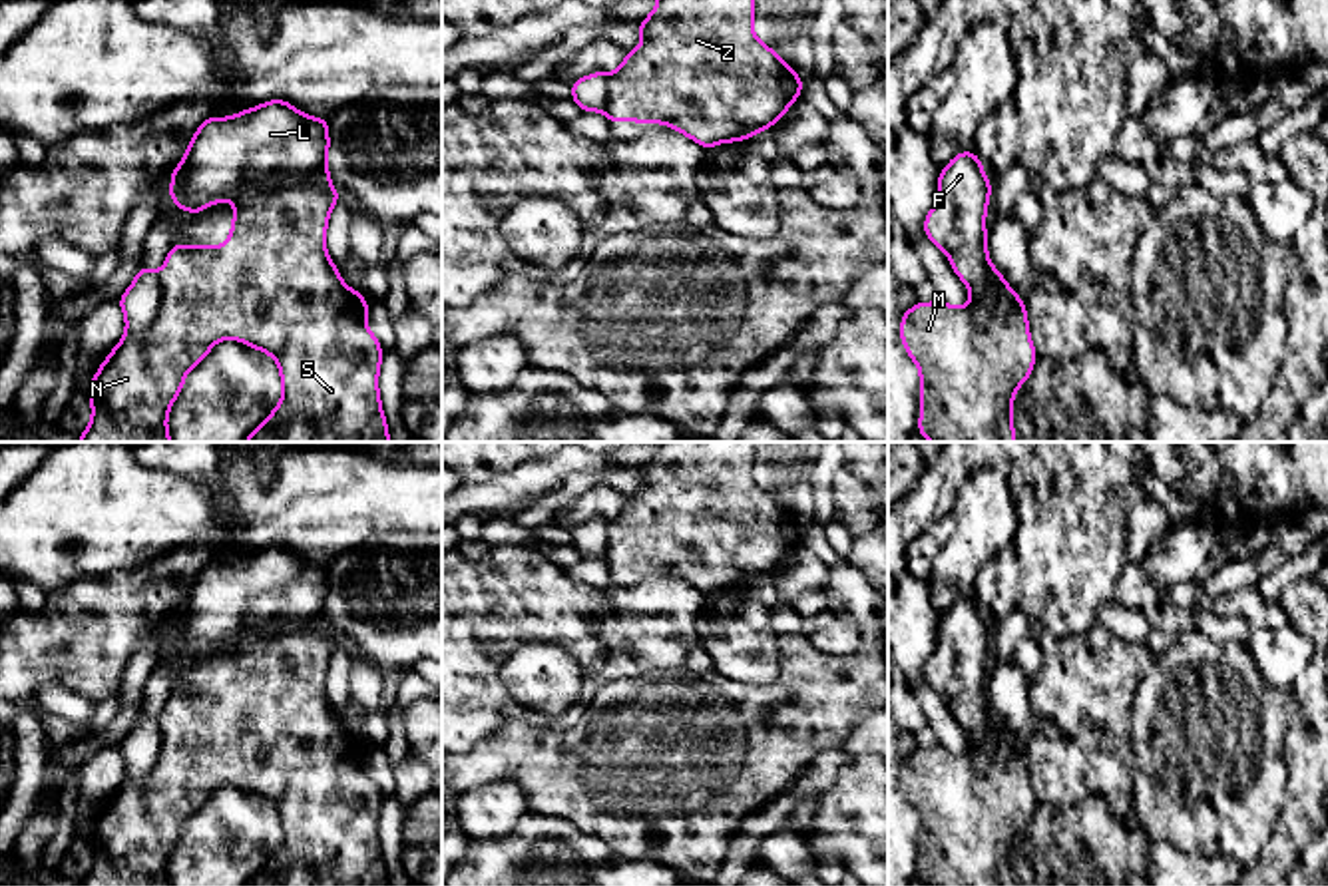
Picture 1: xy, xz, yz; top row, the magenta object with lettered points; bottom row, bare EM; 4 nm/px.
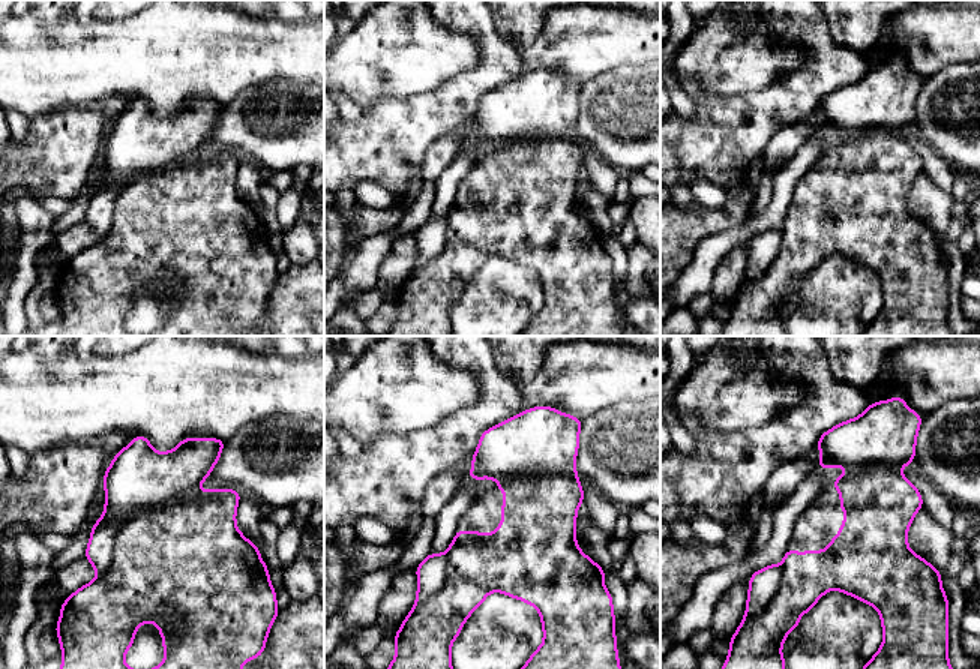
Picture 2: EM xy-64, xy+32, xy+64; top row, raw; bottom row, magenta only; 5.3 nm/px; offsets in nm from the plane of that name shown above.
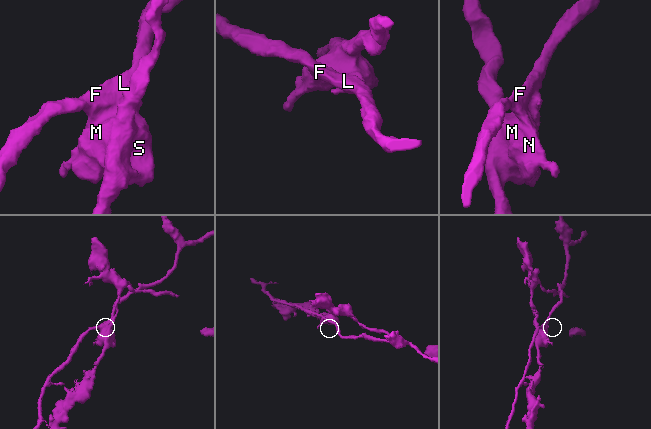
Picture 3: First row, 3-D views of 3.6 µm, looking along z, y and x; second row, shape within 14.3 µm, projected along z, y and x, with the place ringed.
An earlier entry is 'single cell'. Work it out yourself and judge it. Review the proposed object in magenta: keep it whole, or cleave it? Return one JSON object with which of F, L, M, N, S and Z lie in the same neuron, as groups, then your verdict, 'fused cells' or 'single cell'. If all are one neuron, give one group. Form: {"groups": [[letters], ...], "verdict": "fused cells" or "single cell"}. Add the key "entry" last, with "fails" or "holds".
{"groups": [["F", "L"], ["M", "N", "S", "Z"]], "verdict": "fused cells", "entry": "fails"}

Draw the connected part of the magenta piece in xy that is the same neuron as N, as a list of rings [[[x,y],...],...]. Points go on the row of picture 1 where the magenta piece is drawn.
[[[315,183],[273,191],[243,189],[231,195],[231,235],[219,247],[171,245],[157,271],[161,303],[153,325],[141,334],[123,334],[90,382],[92,422],[78,442],[171,442],[167,414],[187,372],[211,346],[235,338],[277,360],[283,394],[277,408],[243,442],[390,442],[380,404],[378,370],[382,346],[366,327],[368,301],[346,287],[325,245],[327,225],[340,193]]]

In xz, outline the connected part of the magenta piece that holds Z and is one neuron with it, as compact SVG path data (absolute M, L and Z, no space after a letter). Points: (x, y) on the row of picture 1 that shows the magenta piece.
M657 0L637 26L641 46L609 78L609 123L665 123L705 149L767 131L800 98L802 76L755 36L755 16L755 0Z

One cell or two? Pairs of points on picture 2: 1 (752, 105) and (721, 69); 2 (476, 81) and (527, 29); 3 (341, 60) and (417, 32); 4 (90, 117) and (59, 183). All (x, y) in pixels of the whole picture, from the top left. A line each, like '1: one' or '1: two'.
1: two
2: two
3: one
4: one

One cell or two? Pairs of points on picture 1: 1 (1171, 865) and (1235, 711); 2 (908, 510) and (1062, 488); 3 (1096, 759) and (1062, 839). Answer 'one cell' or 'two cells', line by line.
1: two cells
2: one cell
3: two cells

